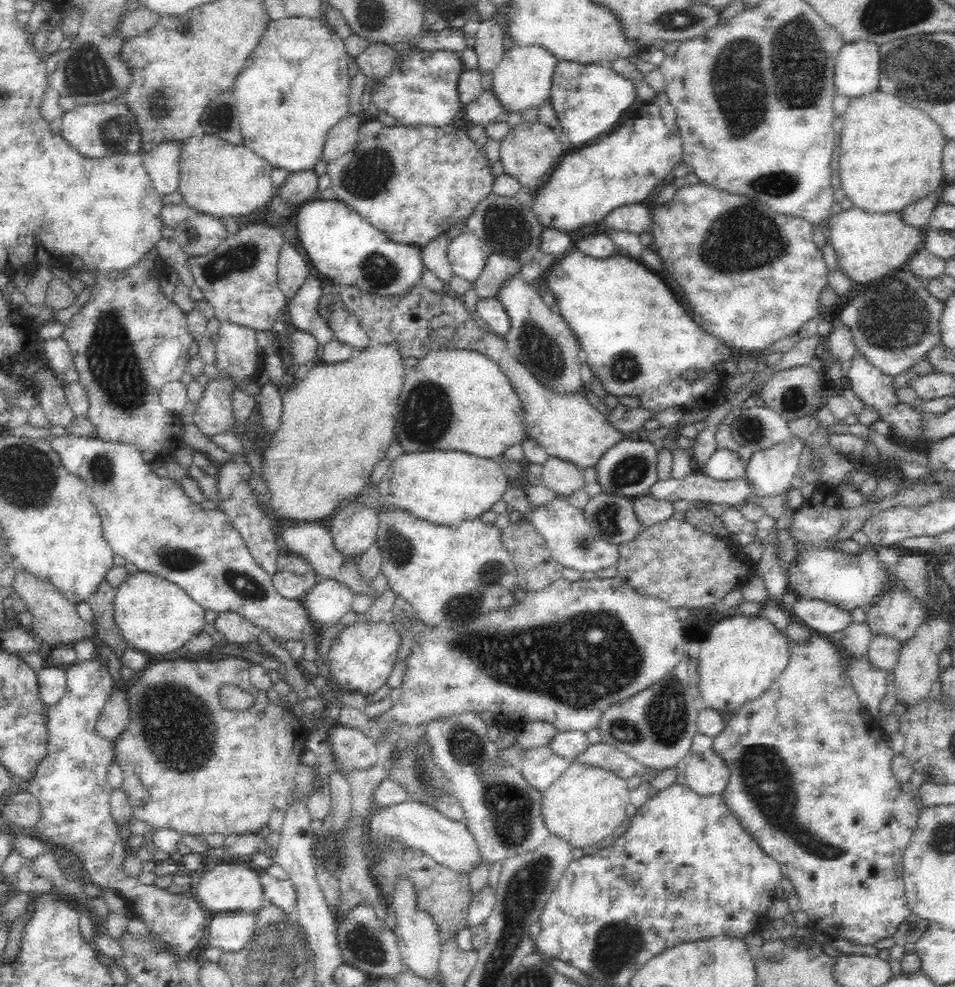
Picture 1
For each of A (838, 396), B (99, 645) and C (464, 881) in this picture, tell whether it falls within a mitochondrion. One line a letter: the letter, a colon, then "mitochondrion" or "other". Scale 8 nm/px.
A: other
B: other
C: other

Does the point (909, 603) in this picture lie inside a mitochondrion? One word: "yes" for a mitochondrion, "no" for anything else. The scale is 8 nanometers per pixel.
no

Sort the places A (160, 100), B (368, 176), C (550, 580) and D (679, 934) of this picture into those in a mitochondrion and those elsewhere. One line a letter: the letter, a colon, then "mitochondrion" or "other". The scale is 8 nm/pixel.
A: mitochondrion
B: mitochondrion
C: other
D: other

